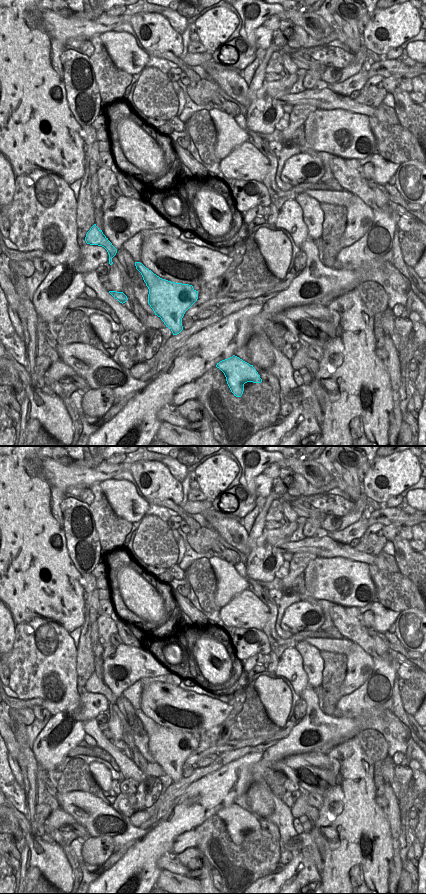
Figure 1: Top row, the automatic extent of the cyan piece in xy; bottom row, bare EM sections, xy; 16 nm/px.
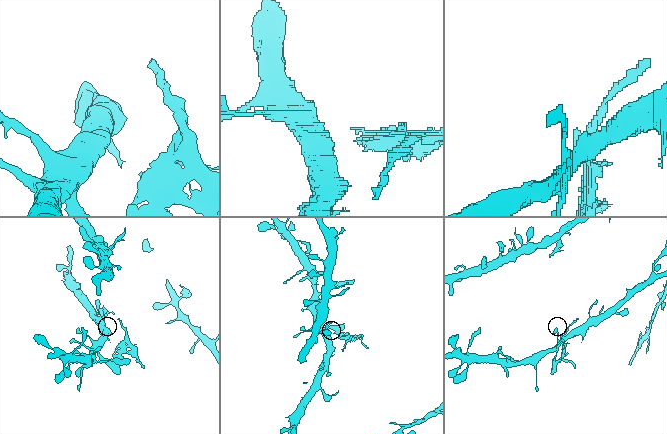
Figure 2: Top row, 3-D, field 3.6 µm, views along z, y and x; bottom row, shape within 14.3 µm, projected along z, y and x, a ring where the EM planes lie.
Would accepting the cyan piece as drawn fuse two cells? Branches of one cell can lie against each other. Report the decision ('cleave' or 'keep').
cleave

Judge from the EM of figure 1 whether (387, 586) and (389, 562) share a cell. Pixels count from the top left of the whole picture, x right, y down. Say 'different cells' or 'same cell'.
different cells

